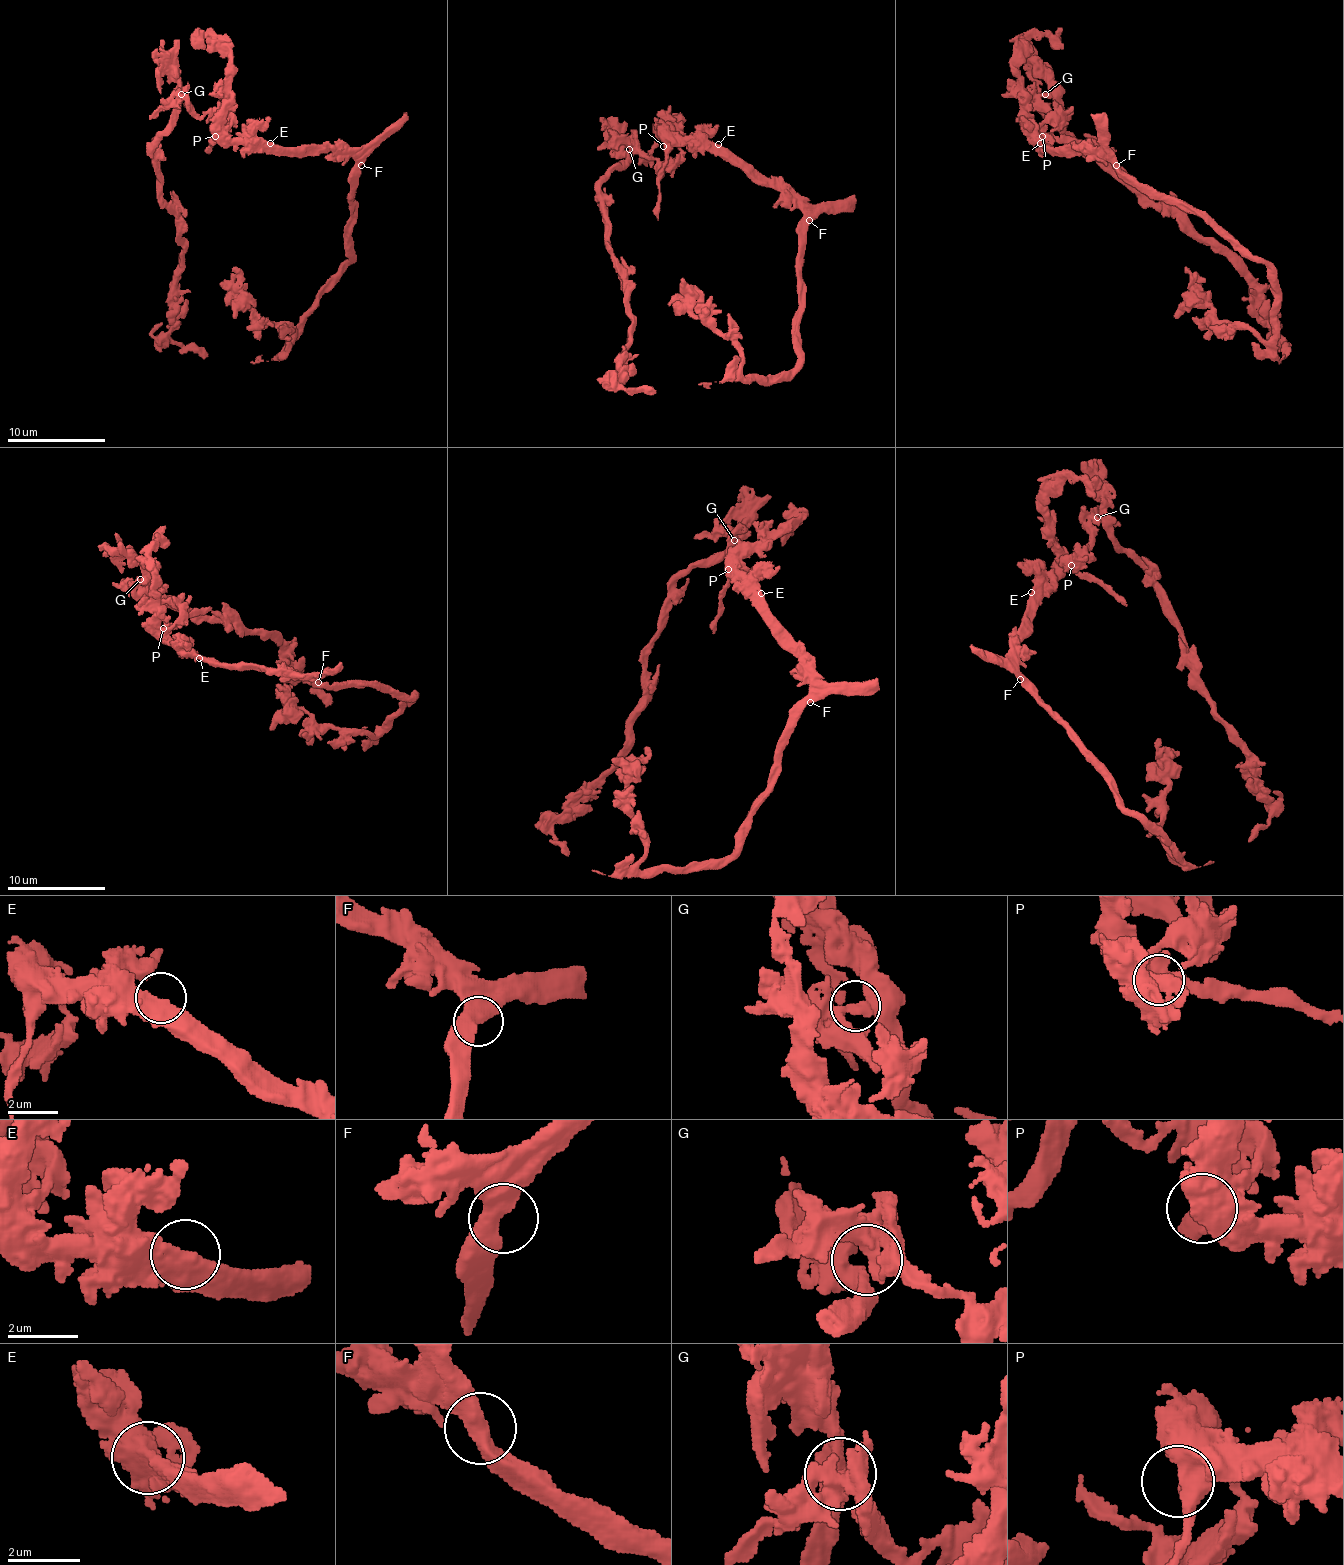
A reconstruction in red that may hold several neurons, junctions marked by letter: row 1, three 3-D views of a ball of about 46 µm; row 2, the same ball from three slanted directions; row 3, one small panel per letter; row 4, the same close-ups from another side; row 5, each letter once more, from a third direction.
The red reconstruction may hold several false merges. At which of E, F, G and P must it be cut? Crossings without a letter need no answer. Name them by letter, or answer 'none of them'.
none of them

